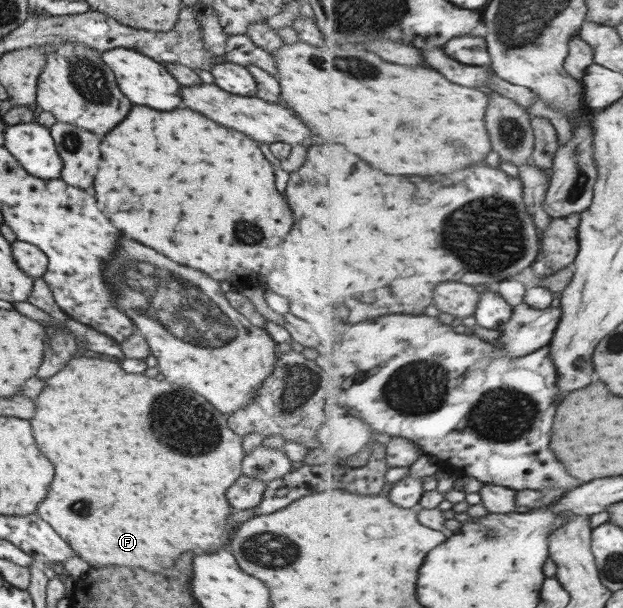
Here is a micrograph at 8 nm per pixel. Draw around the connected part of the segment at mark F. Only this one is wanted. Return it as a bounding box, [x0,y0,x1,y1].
[30,357,245,572]

